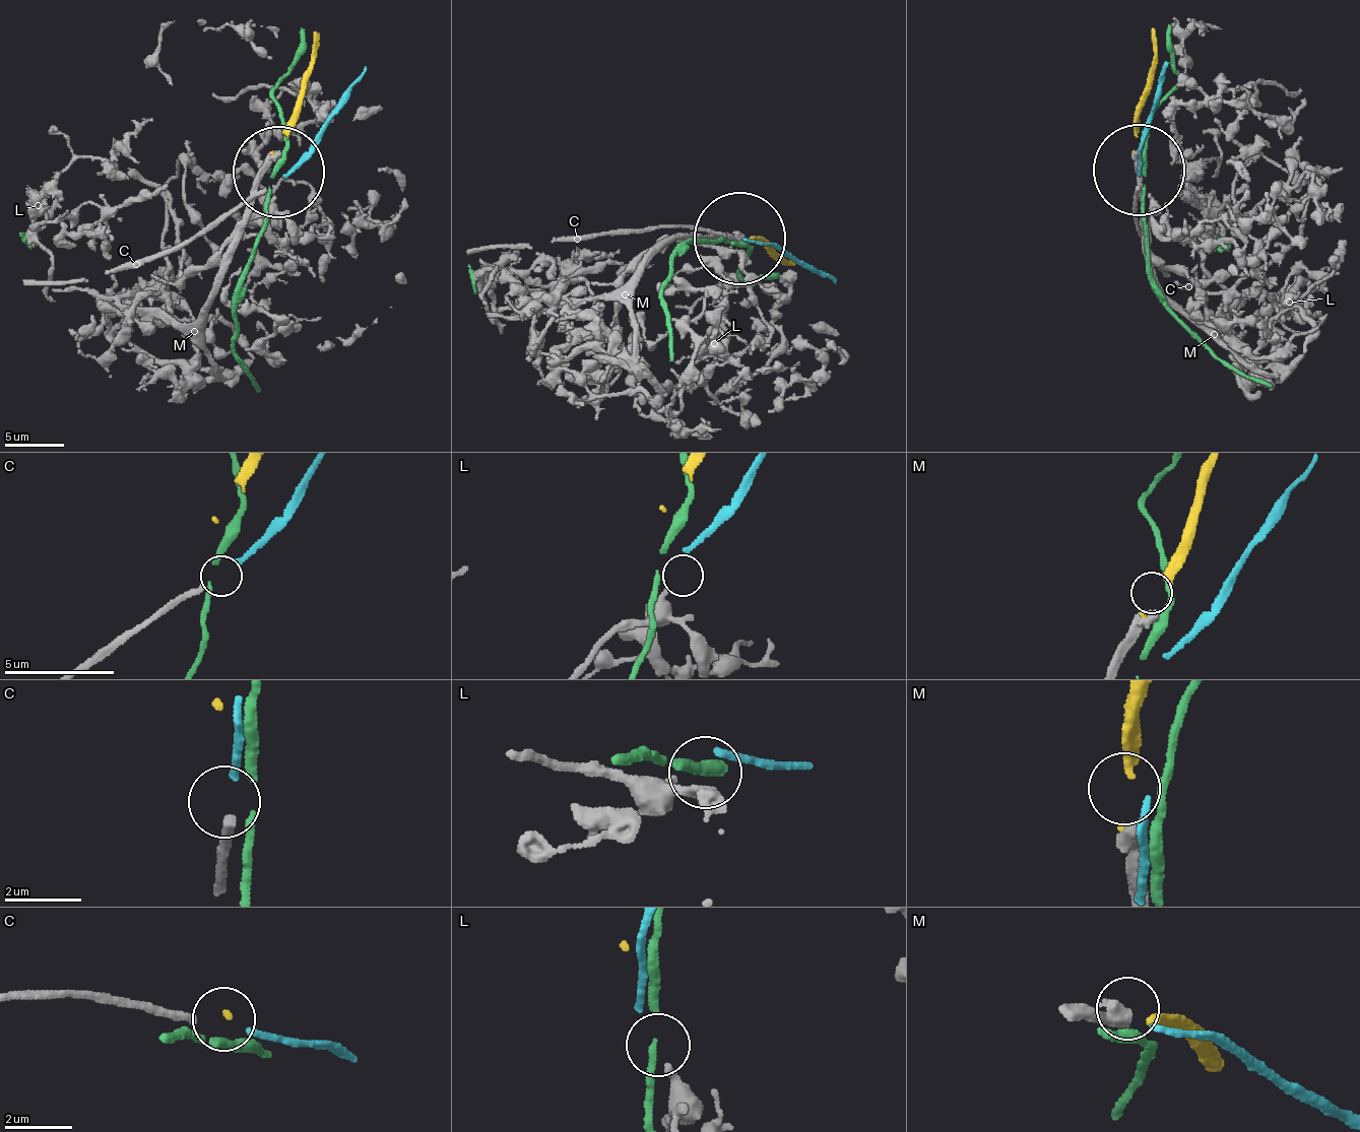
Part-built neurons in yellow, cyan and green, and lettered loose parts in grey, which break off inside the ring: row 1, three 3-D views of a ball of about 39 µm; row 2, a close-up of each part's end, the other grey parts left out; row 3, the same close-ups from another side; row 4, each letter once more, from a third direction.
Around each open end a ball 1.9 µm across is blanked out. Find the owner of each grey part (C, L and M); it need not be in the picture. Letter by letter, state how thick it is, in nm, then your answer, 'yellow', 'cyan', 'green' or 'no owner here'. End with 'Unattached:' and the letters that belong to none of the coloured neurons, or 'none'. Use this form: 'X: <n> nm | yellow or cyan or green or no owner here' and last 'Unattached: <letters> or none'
C: 260 nm | cyan
L: 280 nm | no owner here
M: 500 nm | yellow
Unattached: L

